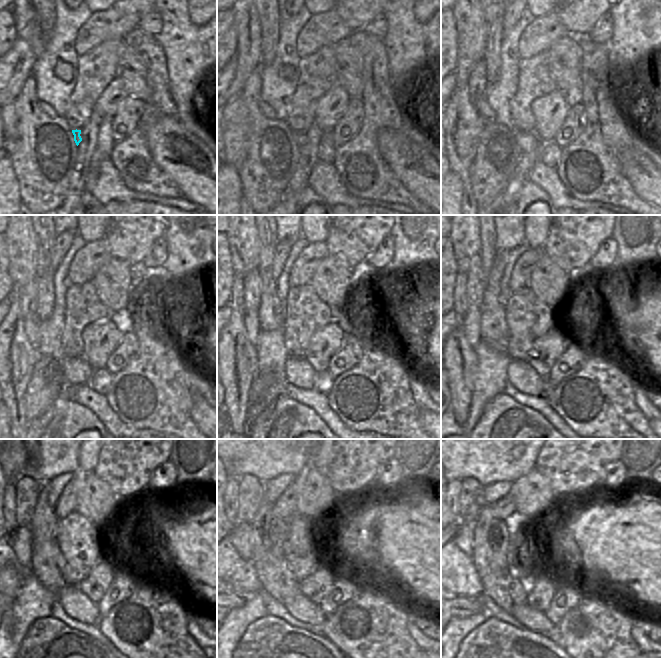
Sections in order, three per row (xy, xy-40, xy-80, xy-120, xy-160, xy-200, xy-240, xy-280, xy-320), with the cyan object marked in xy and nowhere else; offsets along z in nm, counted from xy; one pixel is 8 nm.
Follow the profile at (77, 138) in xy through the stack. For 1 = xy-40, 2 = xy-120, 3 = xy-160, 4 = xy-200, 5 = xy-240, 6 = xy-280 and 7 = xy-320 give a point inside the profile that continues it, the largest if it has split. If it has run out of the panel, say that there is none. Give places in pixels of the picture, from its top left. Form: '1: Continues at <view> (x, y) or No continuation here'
1: Continues at xy-40 (300, 138)
2: Continues at xy-120 (77, 371)
3: Continues at xy-160 (298, 372)
4: Continues at xy-200 (521, 375)
5: Continues at xy-240 (76, 604)
6: Continues at xy-280 (299, 607)
7: Continues at xy-320 (531, 619)

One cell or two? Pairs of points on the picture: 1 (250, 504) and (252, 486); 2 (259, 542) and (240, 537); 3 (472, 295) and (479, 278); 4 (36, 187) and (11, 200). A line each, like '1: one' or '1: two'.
1: one
2: two
3: one
4: two

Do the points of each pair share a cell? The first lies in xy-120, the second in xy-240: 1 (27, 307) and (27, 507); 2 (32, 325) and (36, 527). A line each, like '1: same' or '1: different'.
1: same
2: different

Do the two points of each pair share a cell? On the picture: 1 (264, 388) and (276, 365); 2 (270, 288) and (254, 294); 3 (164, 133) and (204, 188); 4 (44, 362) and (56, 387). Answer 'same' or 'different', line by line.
1: different
2: different
3: same
4: same

